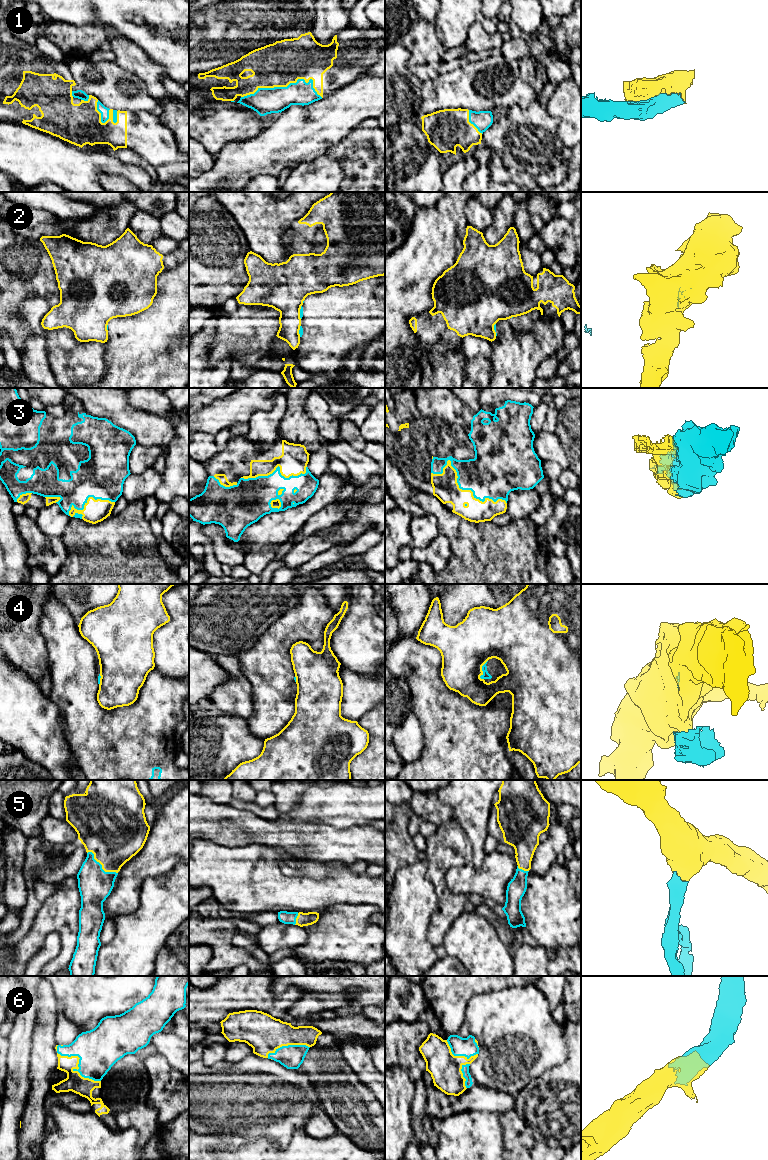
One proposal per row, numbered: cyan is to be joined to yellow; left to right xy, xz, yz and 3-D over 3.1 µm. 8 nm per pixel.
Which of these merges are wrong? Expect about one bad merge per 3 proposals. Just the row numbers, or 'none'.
2, 4

